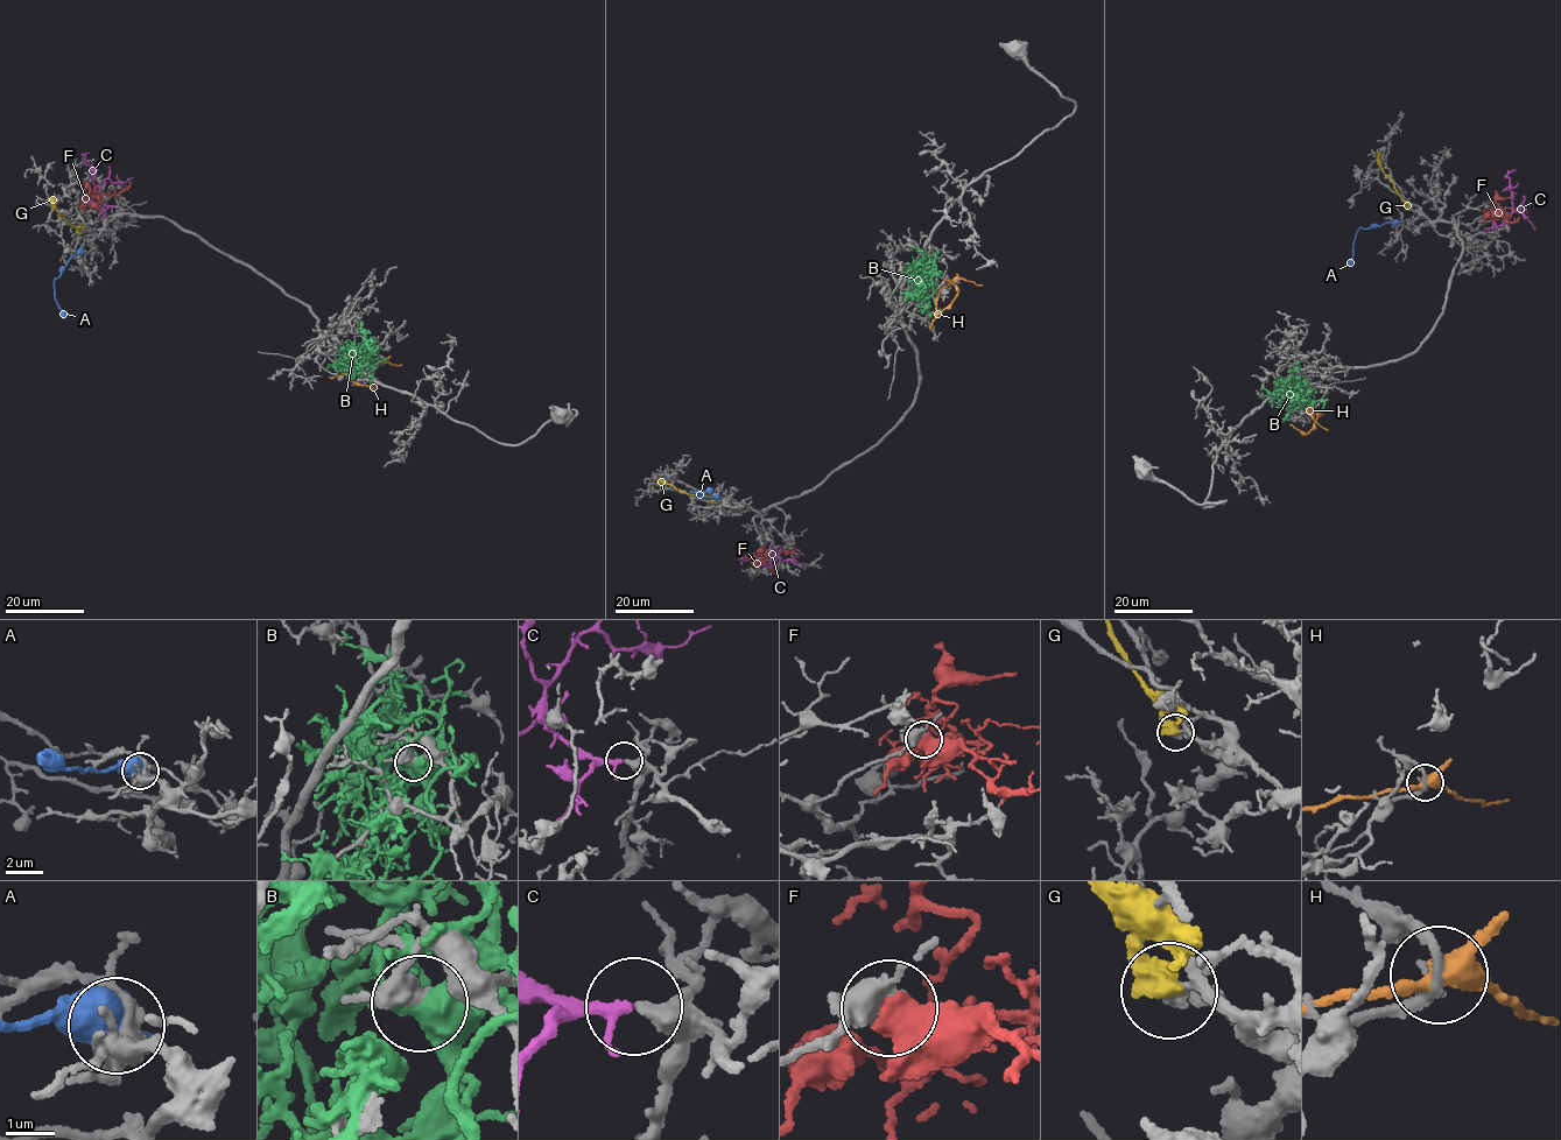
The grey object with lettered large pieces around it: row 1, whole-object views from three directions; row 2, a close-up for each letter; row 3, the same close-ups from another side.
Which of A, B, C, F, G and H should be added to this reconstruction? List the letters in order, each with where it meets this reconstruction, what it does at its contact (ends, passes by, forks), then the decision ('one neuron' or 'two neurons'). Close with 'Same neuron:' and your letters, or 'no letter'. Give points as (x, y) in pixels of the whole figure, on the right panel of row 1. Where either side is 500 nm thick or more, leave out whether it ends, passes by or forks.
A: (1397, 224) | two neurons
B: (1288, 400) | two neurons
C: (1497, 227) | it passes by | one neuron
F: (1492, 211) | two neurons
G: (1408, 209) | two neurons
H: (1309, 413) | it forks | two neurons
Same neuron: C

